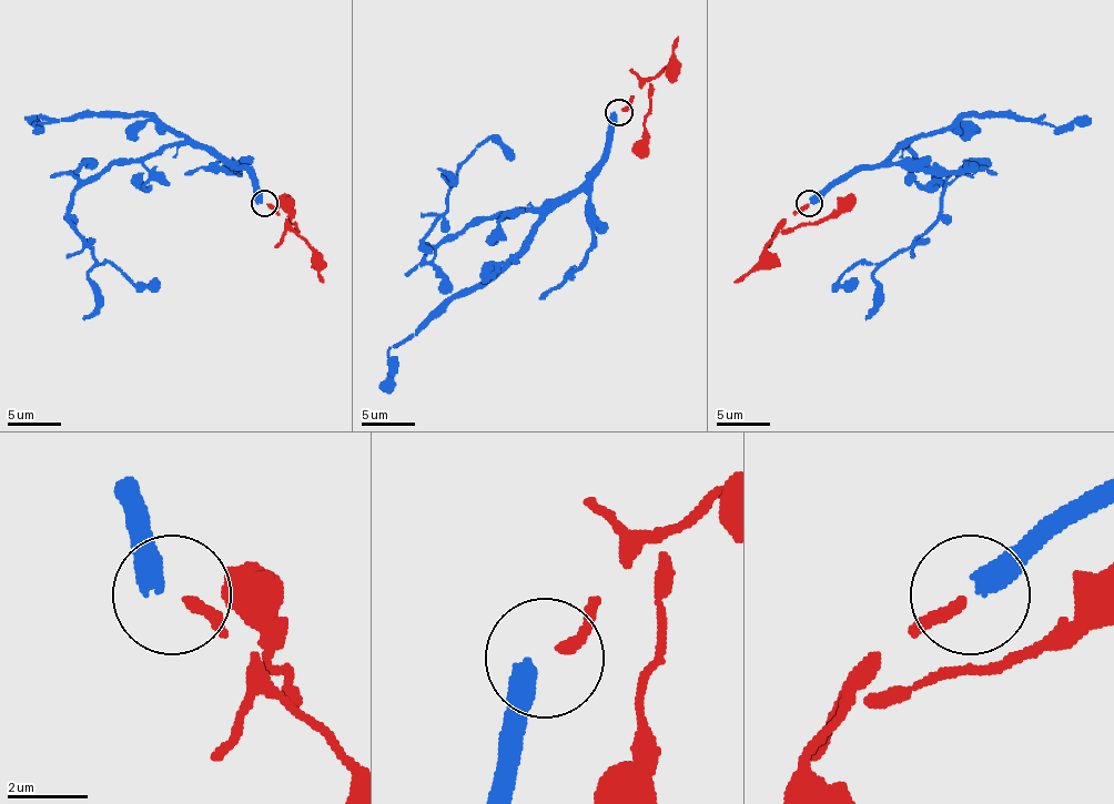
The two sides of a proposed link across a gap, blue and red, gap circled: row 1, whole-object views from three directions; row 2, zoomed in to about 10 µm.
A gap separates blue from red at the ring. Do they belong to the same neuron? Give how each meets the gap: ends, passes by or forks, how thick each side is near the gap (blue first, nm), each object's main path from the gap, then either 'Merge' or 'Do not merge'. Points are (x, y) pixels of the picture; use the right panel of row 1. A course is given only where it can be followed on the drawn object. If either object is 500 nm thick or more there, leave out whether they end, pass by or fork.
Thickness 500 nm (blue) against 280 nm. Course of blue: (811, 202), (887, 159), (903, 143), (943, 189), (935, 221), (908, 247), (849, 266), (836, 283), (857, 285). Course of red: (809, 204), (785, 219), (781, 232), (828, 221), (854, 194). Do not merge

